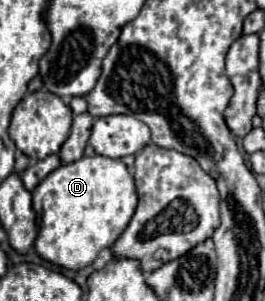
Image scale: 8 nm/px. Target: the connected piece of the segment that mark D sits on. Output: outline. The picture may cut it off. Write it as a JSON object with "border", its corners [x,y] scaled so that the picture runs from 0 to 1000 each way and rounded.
{"border":[[[392,515],[226,548],[136,615],[121,654],[128,674],[166,681],[128,801],[136,841],[204,880],[279,900],[347,880],[385,827],[423,821],[498,728],[498,694],[513,694],[506,588],[453,528]]]}

